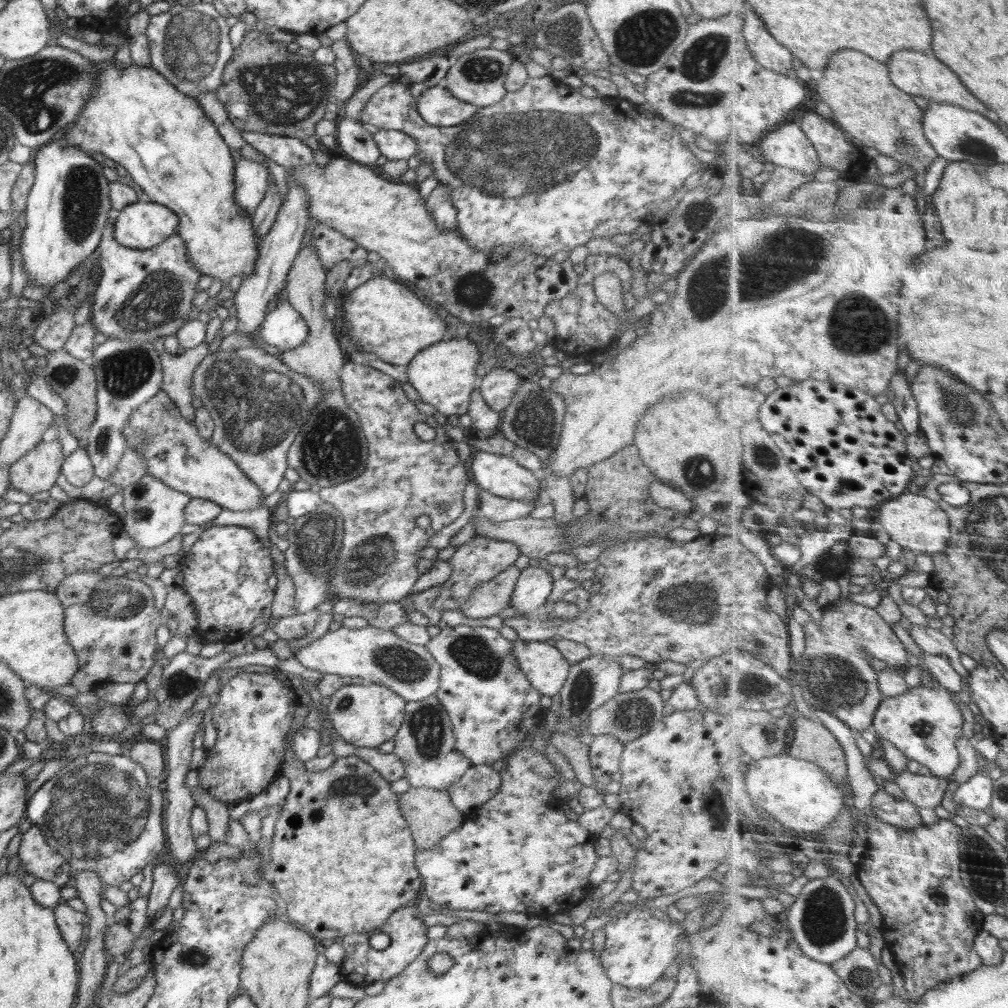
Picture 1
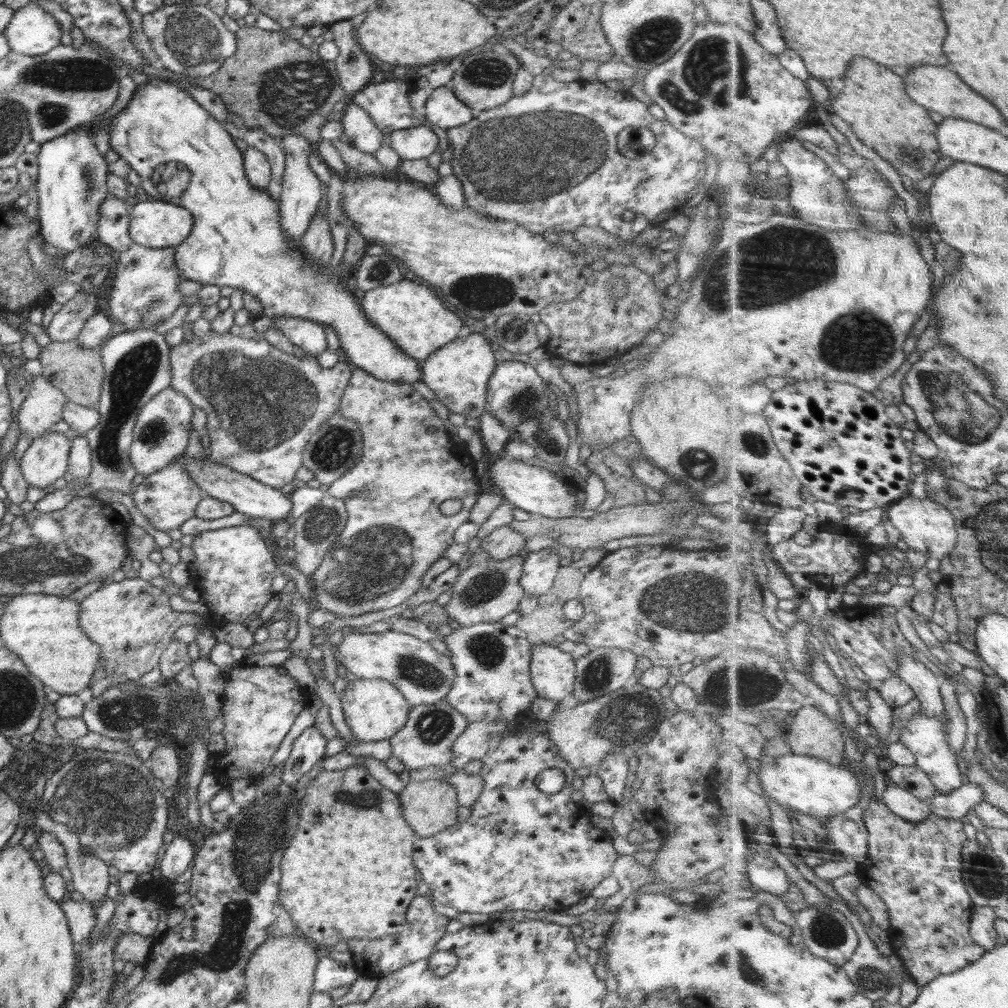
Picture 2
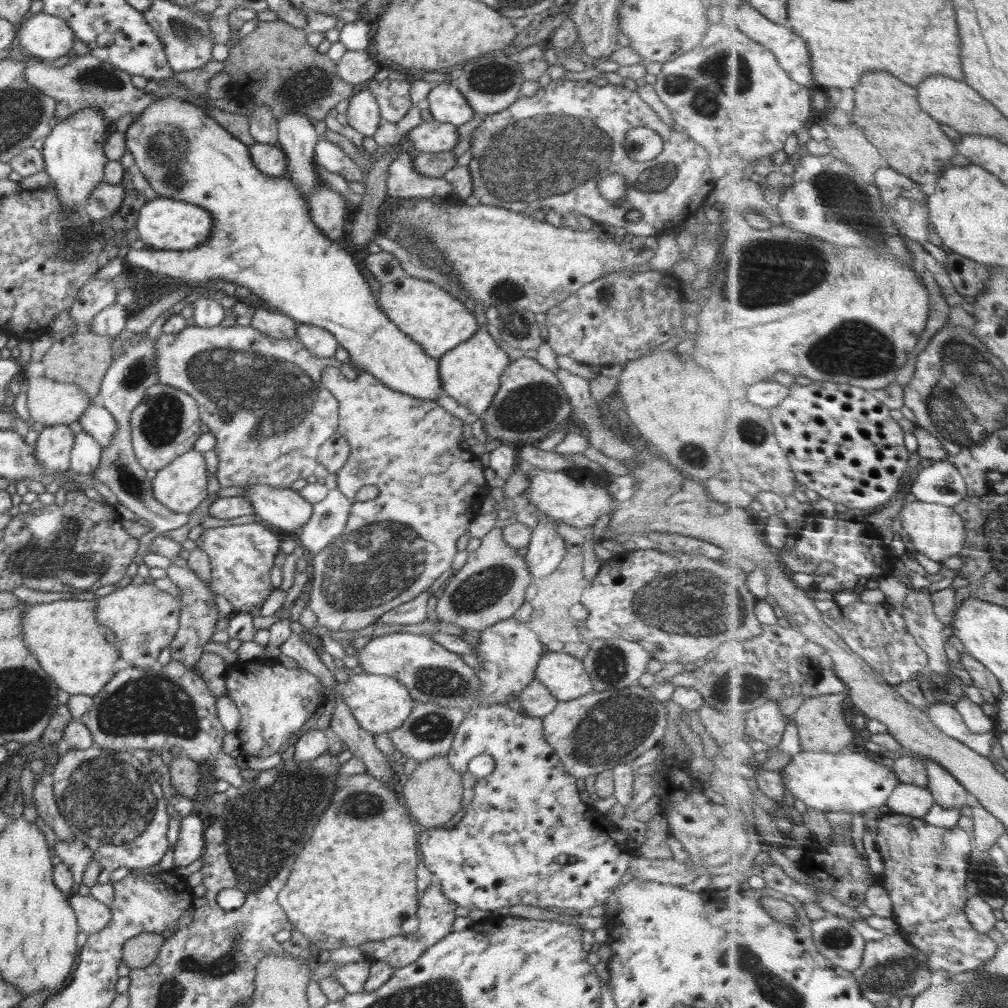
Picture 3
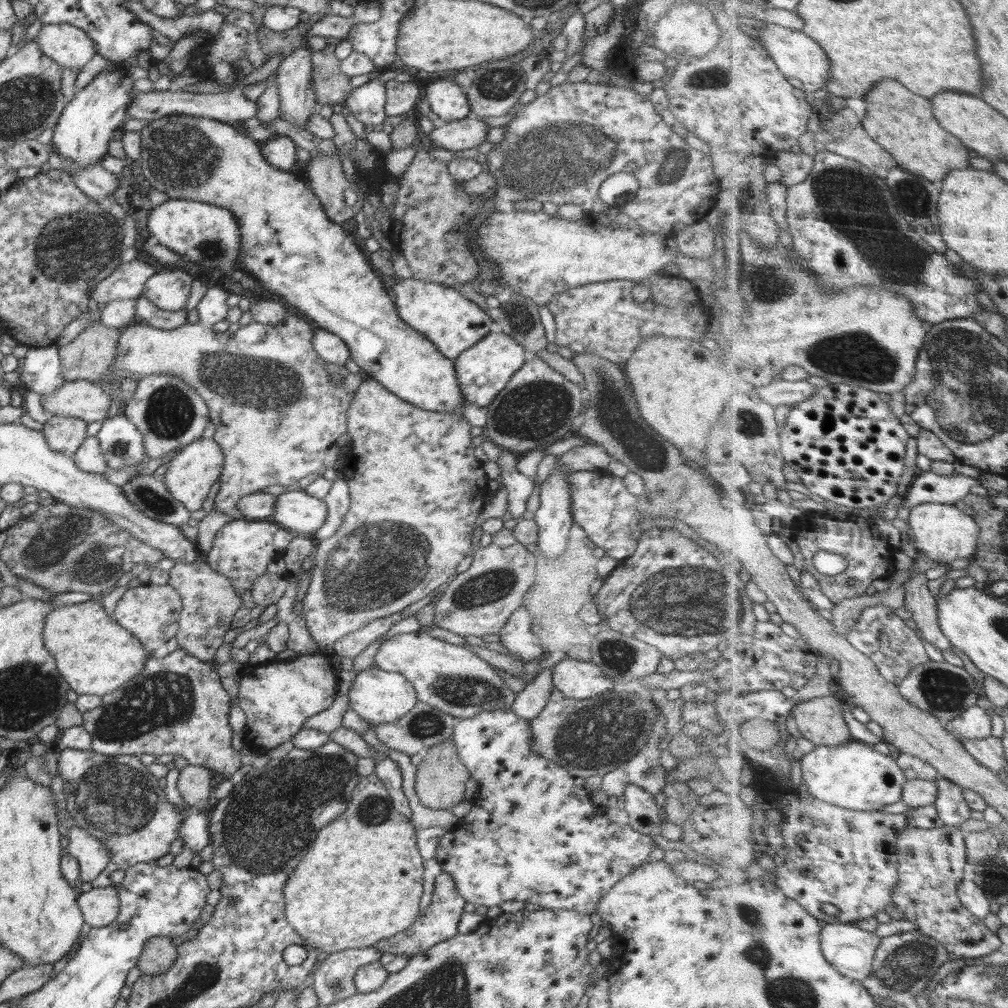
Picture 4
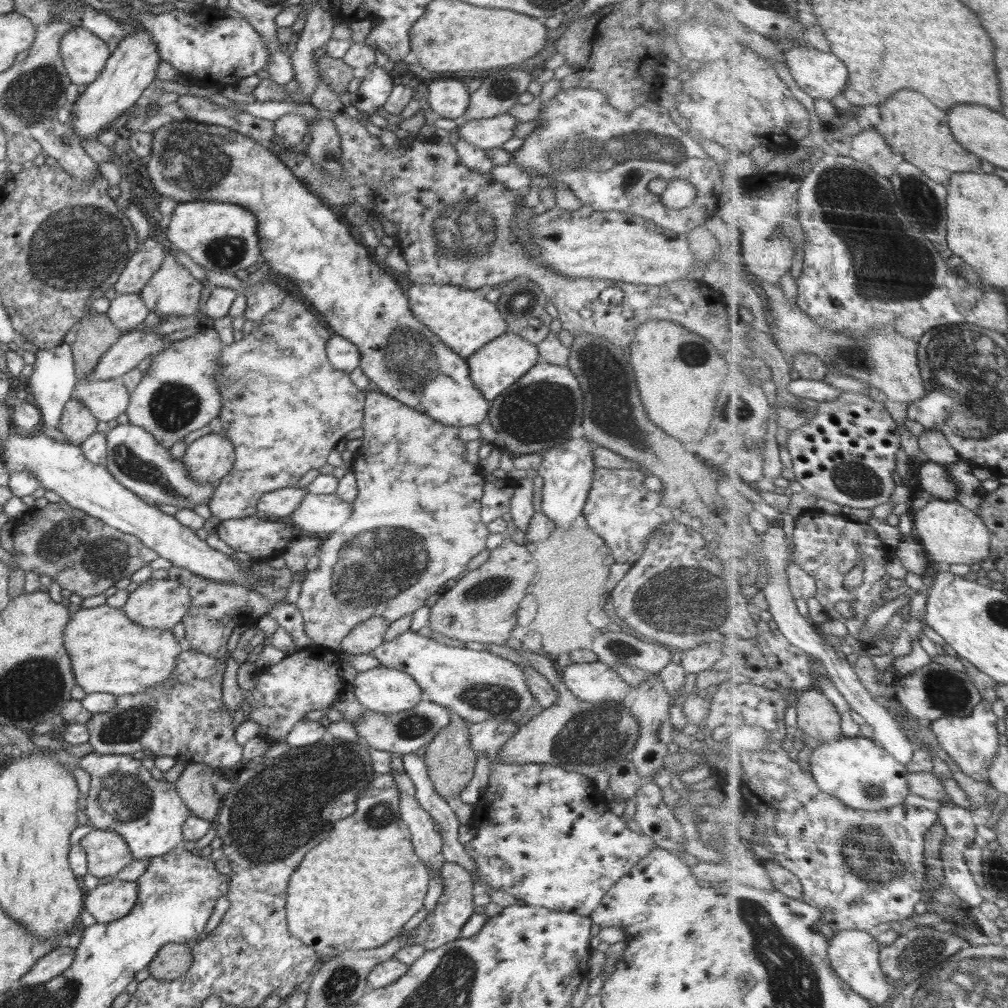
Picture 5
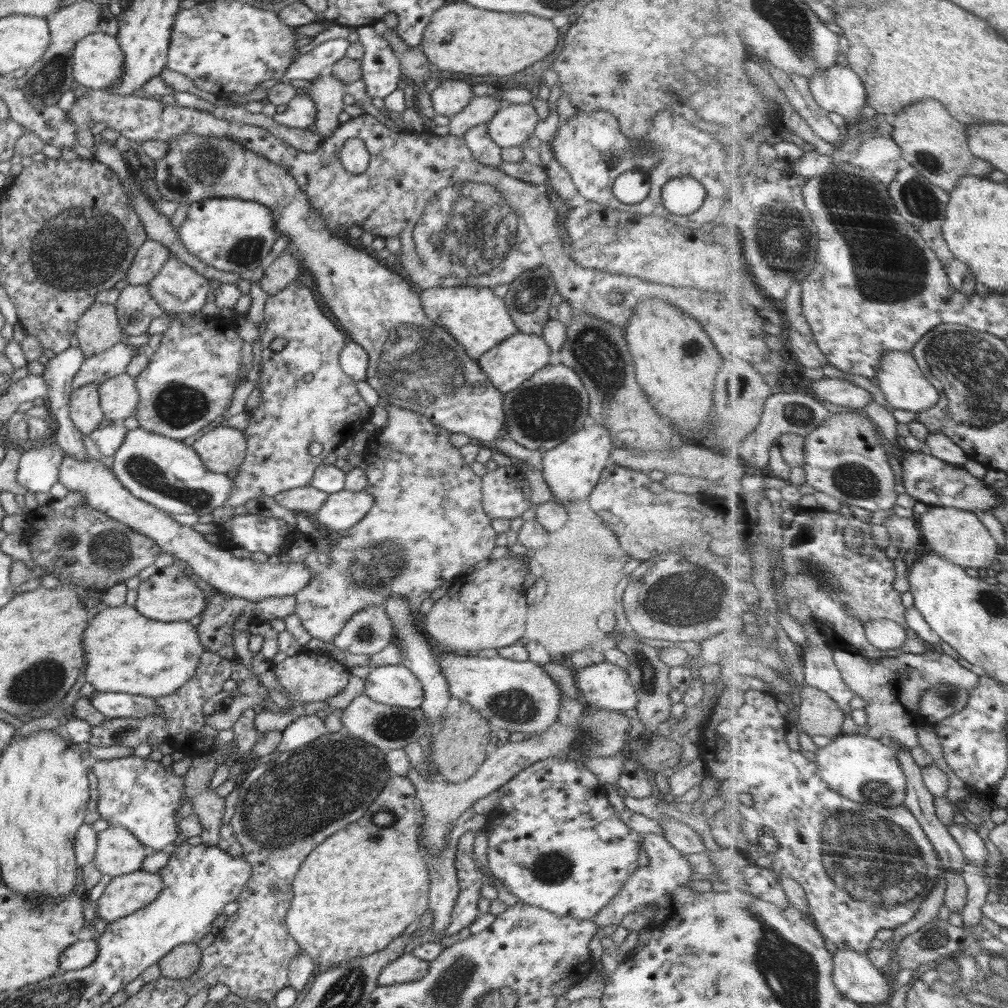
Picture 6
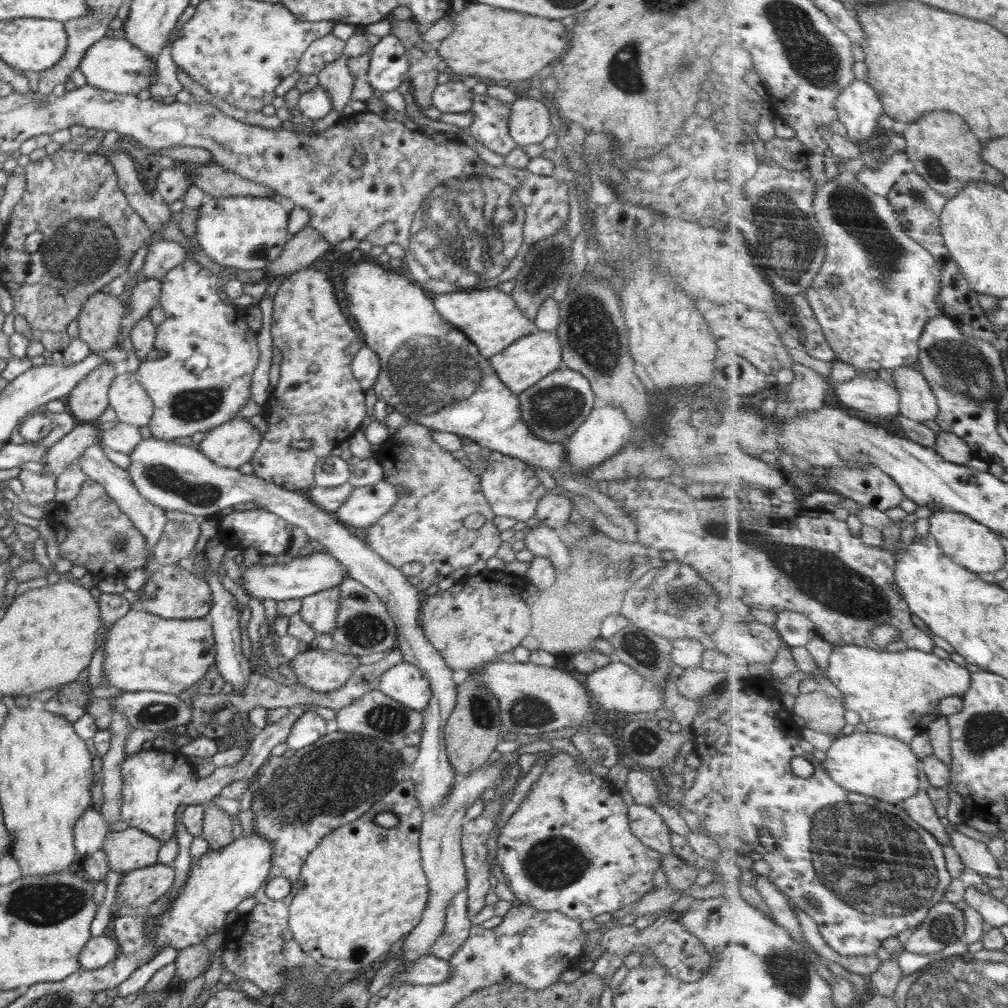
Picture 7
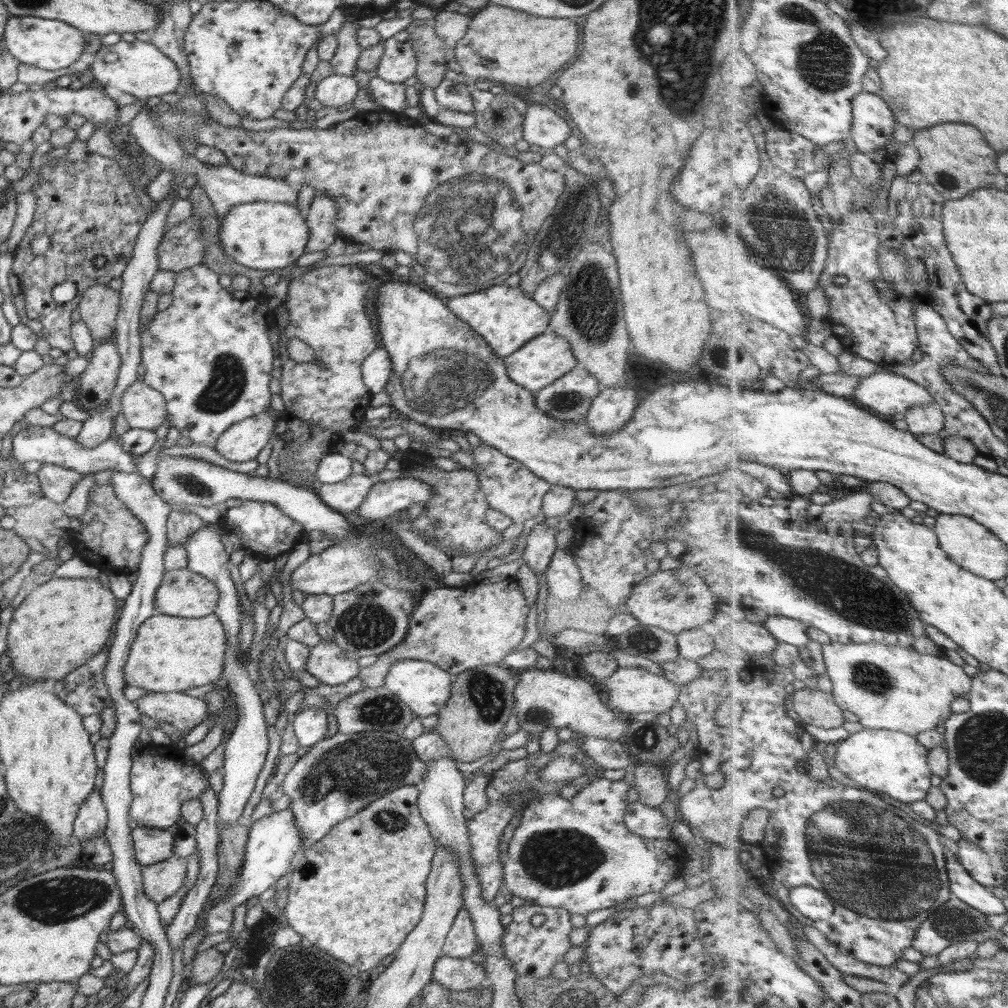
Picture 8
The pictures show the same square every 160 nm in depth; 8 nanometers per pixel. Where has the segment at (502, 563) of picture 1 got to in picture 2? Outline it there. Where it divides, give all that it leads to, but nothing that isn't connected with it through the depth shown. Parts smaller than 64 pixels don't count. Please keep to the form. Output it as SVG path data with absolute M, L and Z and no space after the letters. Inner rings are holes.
M509 525L494 529L481 540L480 547L493 560L506 560L524 548L526 539L518 531L512 530Z

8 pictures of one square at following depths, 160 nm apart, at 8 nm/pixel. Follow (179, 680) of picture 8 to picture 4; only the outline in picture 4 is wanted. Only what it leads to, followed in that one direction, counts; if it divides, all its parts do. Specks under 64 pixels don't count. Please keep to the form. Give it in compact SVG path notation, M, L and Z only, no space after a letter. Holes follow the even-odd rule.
M98 597L77 604L56 604L46 615L43 639L46 650L58 664L58 672L77 695L101 697L116 692L125 682L138 676L145 660L154 655L144 650L139 638L108 617Z

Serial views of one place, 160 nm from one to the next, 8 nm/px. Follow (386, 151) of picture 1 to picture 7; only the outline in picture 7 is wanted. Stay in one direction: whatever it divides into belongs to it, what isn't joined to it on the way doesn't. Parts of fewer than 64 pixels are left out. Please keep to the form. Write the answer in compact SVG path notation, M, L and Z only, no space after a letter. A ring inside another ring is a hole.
M524 96L510 105L508 128L510 136L518 146L541 144L552 132L547 102L538 102L532 96Z

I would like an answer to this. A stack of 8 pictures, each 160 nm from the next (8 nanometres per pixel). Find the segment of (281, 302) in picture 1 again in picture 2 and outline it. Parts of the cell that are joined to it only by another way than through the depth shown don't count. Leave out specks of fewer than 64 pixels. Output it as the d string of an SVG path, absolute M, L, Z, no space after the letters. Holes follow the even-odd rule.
M252 317L250 322L254 330L262 333L269 328L278 328L310 357L318 357L328 350L326 335L322 325L313 320L300 317Z

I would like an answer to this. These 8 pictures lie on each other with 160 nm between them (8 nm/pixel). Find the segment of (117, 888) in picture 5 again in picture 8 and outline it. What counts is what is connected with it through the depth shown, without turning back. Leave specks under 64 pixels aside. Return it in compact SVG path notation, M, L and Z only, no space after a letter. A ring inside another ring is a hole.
M170 858L141 868L143 889L155 903L170 898L186 882L186 859Z

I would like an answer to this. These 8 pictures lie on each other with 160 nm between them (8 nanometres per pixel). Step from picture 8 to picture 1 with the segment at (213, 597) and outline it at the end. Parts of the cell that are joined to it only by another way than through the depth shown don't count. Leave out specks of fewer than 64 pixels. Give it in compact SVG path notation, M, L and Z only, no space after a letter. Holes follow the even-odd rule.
M88 571L70 574L69 577L64 577L60 581L55 593L63 606L63 632L66 633L67 641L71 643L71 648L74 649L78 659L78 670L69 680L69 684L72 684L78 693L85 693L94 690L97 686L107 683L137 683L144 679L150 668L152 668L155 663L153 659L154 652L159 650L156 643L156 630L158 630L158 627L166 621L166 619L162 618L160 615L160 611L154 607L154 595L152 595L152 589L150 589L146 583L141 581L140 578L130 579L126 577L125 574L117 577L108 576L99 578L97 571Z

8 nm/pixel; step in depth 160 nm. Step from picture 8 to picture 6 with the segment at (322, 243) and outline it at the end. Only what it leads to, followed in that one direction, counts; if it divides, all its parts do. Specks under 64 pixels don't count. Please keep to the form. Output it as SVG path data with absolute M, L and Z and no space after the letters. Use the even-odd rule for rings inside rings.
M286 249L278 257L264 264L262 279L258 282L262 290L273 296L291 283L296 282L302 263L292 255L292 250Z

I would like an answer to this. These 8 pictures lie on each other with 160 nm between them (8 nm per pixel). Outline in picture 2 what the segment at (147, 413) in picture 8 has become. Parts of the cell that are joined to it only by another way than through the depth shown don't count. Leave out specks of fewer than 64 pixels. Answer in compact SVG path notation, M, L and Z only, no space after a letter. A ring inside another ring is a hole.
M43 375L30 376L30 384L29 394L26 395L26 398L22 401L16 418L18 419L18 428L20 432L24 434L28 432L32 434L32 438L34 438L54 428L56 422L61 420L61 412L63 411L64 403L70 400L62 390L56 388Z

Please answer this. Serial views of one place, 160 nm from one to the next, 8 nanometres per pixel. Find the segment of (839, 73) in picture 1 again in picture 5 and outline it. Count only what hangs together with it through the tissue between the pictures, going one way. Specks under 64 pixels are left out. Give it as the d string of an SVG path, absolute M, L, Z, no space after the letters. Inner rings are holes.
M900 90L900 94L894 94L890 100L883 102L879 110L881 123L875 128L886 137L892 150L925 170L936 182L948 187L956 173L981 171L983 157L958 142L949 123L948 111L926 98L922 92Z

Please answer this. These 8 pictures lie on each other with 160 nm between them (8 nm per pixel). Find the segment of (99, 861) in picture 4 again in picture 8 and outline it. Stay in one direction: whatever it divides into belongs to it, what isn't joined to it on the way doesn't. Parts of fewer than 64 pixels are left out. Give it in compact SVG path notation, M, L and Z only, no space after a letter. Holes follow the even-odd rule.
M137 826L131 830L134 854L143 867L162 862L173 855L176 829L162 830Z

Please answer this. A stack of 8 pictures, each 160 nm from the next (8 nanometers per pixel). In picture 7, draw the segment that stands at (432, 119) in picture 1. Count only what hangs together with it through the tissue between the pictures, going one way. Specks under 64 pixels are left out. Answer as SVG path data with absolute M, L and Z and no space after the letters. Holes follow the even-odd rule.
M462 81L437 84L431 96L432 105L441 113L461 113L471 110L475 93Z

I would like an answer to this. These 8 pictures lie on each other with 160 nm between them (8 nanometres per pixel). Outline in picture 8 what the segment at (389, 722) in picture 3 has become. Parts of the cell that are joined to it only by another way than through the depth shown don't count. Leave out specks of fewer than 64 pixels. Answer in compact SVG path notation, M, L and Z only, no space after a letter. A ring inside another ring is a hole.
M403 658L395 662L385 676L384 687L398 695L398 699L410 708L416 717L428 717L438 714L450 700L455 675L425 660Z

